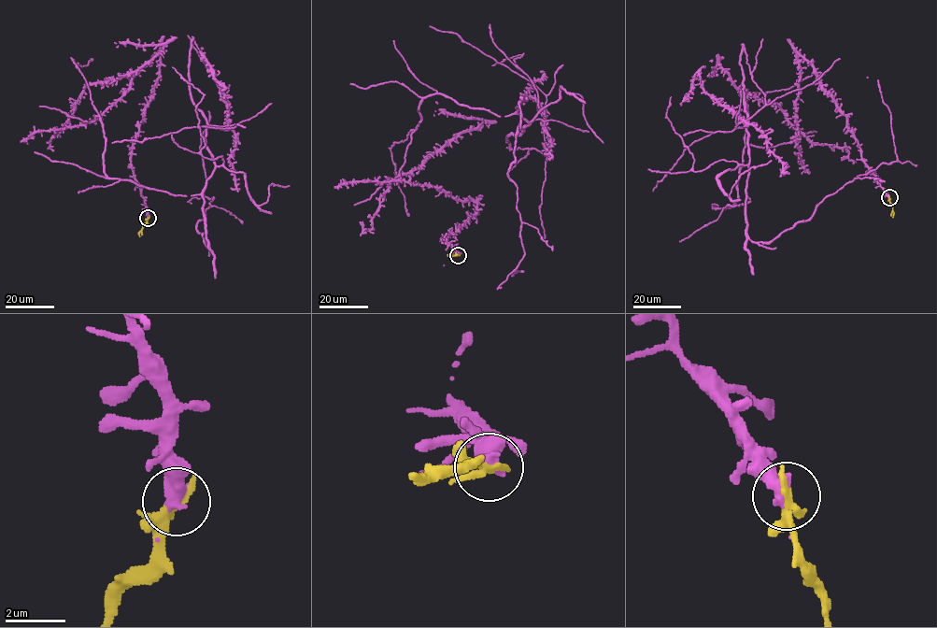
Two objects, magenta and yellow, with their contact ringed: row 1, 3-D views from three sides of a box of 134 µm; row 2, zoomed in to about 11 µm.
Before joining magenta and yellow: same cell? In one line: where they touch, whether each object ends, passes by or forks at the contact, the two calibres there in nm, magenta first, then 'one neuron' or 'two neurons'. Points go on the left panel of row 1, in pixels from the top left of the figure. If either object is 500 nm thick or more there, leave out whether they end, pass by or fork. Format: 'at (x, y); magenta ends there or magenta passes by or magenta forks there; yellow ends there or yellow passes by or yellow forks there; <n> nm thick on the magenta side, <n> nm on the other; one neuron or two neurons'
at (148, 218); 500 nm thick on the magenta side, 240 nm on the other; one neuron

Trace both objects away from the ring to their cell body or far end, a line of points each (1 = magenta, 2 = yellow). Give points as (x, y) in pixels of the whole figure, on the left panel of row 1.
1: (149, 218), (131, 148), (160, 55), (84, 121), (100, 117), (108, 178), (201, 195), (209, 248), (207, 111)
2: (149, 218), (140, 236)

